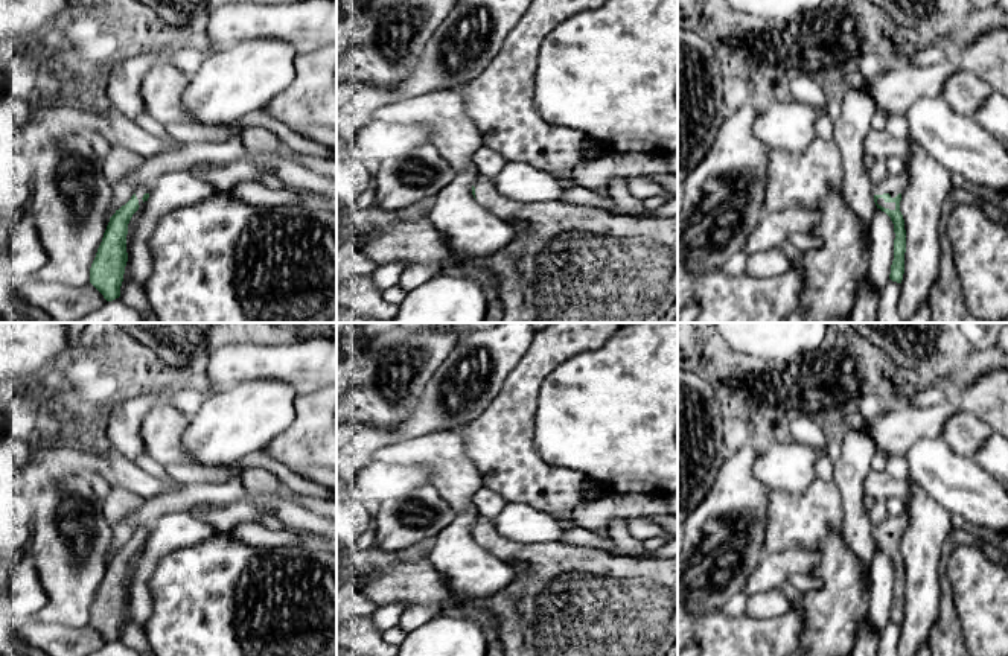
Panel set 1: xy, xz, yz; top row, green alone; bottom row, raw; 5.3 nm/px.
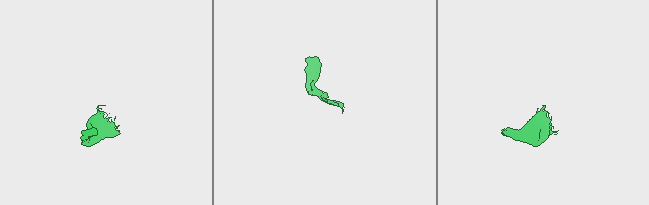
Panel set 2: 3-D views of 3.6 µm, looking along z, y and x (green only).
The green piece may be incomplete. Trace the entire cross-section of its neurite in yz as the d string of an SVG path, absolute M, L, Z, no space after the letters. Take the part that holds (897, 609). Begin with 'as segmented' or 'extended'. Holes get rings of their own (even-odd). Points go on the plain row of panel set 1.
extended; M906 513L897 517L888 517L872 530L874 543L877 549L885 553L894 565L894 601L891 606L889 619L901 624L904 615L904 594L906 594L906 571L904 560L900 553L901 533L906 528Z

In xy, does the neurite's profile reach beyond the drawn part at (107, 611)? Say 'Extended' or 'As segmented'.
Extended

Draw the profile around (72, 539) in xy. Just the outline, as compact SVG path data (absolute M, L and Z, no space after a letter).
M75 475L40 493L30 557L47 595L47 604L33 618L40 623L84 627L107 571L113 530L88 478Z

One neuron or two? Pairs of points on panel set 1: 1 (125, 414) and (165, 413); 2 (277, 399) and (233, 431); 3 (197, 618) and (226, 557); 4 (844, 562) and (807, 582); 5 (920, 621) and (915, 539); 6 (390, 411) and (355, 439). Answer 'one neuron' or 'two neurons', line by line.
1: two neurons
2: one neuron
3: one neuron
4: two neurons
5: one neuron
6: two neurons

